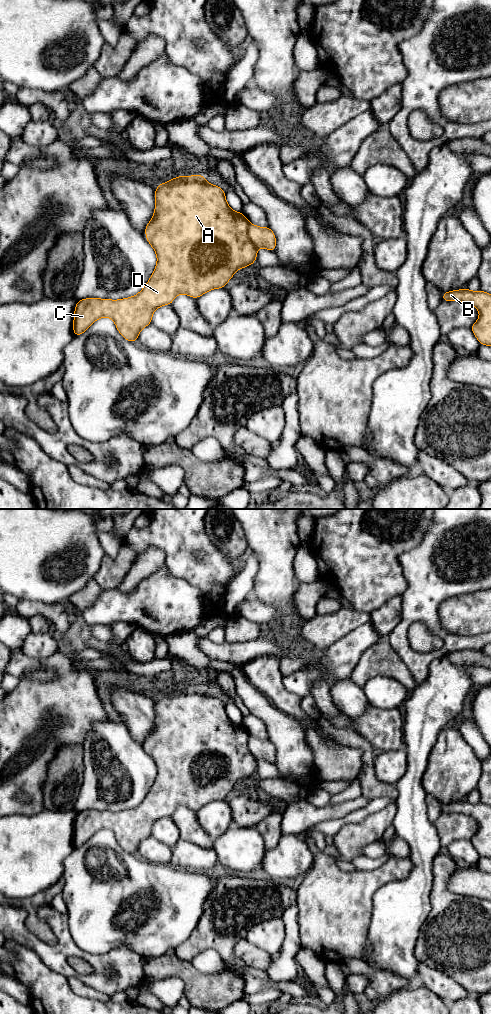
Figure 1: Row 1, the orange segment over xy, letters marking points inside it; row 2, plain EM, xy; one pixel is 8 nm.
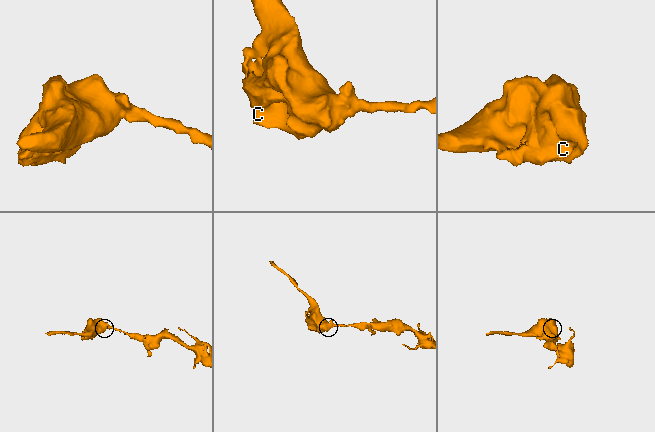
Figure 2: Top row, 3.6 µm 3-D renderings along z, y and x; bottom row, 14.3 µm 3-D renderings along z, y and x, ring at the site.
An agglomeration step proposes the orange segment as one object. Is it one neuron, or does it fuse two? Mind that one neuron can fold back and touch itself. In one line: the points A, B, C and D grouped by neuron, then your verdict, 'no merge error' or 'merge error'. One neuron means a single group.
A C D / B | merge error

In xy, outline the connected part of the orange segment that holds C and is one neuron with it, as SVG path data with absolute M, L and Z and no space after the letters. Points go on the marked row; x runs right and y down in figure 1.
M203 175L178 176L157 185L155 210L152 219L145 227L148 243L157 255L157 264L149 281L135 296L119 300L86 298L77 300L74 311L73 332L82 335L89 326L102 317L111 318L117 330L127 341L138 340L139 332L151 324L153 312L163 306L171 305L178 294L186 294L197 299L204 293L224 288L238 269L252 265L257 258L257 247L248 236L249 221L242 212L233 211L225 198L225 190L209 184Z

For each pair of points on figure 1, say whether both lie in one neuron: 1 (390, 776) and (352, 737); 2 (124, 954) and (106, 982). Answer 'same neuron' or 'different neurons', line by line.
1: different neurons
2: same neuron

